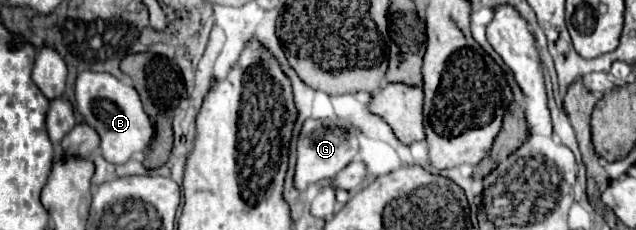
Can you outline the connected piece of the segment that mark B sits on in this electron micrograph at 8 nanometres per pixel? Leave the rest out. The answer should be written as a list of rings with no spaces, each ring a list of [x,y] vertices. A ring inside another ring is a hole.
[[[84,70],[76,76],[74,108],[88,126],[94,126],[100,136],[102,156],[112,164],[128,162],[134,152],[142,152],[152,140],[154,130],[142,108],[138,92],[134,90],[134,86],[114,78],[108,72]]]

